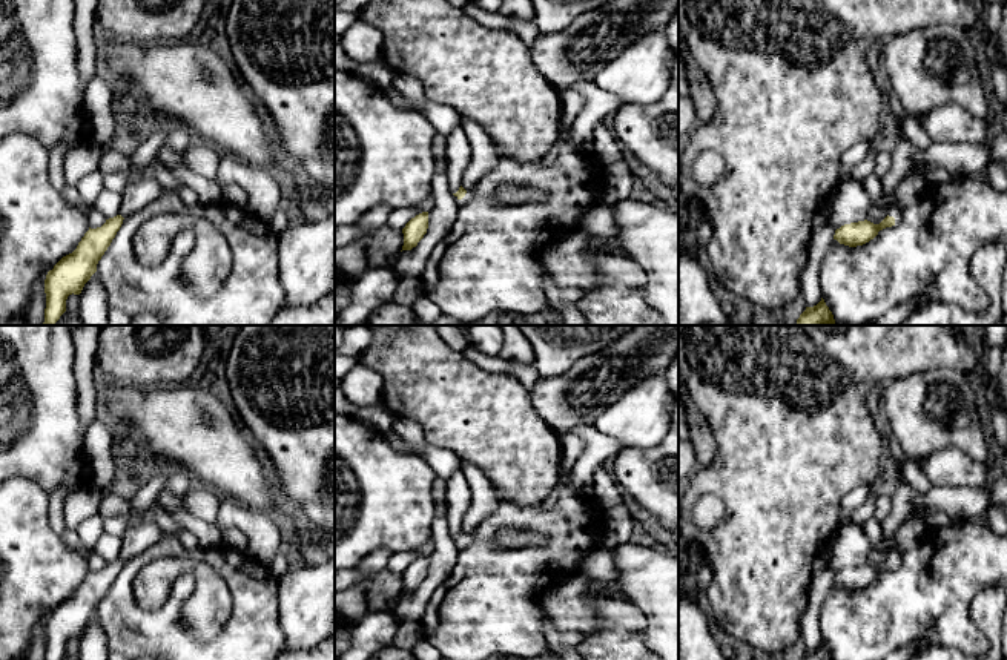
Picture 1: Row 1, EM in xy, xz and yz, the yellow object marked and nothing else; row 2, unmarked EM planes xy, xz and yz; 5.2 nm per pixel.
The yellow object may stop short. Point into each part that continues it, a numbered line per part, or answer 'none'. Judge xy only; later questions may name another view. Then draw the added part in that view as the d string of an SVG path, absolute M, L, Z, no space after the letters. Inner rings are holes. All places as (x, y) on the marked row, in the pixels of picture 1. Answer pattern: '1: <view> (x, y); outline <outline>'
1: xy (135, 195); outline M150 178L140 183L127 183L120 193L118 215L123 218L134 215L152 201L167 195L178 196L187 207L198 203L198 195L190 187L183 186L178 192L164 190L154 178Z

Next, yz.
1: yz (872, 186); outline M872 173L860 181L867 196L881 207L886 215L896 218L901 212L901 207L893 201L892 195L889 195L881 181Z

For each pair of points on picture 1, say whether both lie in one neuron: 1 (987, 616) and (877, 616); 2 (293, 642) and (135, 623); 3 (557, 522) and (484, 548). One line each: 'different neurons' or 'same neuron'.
1: different neurons
2: different neurons
3: same neuron

